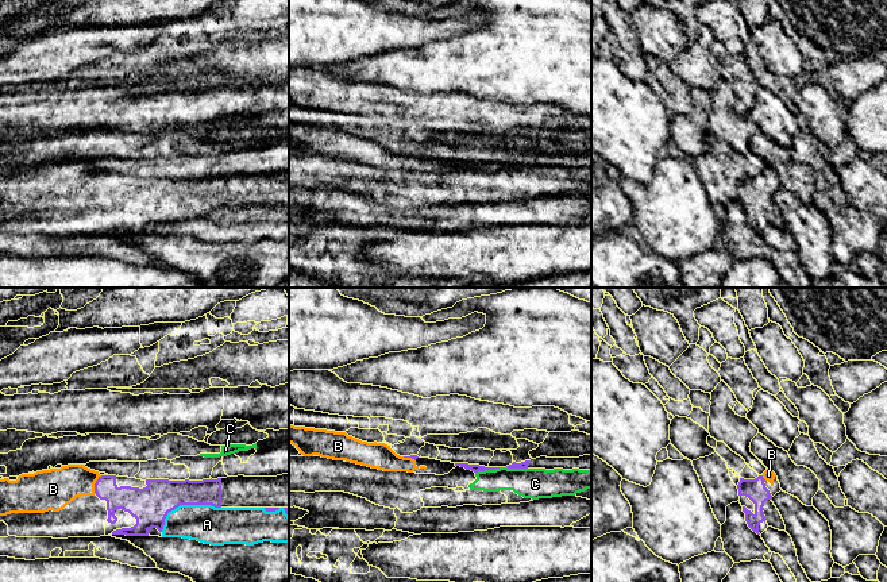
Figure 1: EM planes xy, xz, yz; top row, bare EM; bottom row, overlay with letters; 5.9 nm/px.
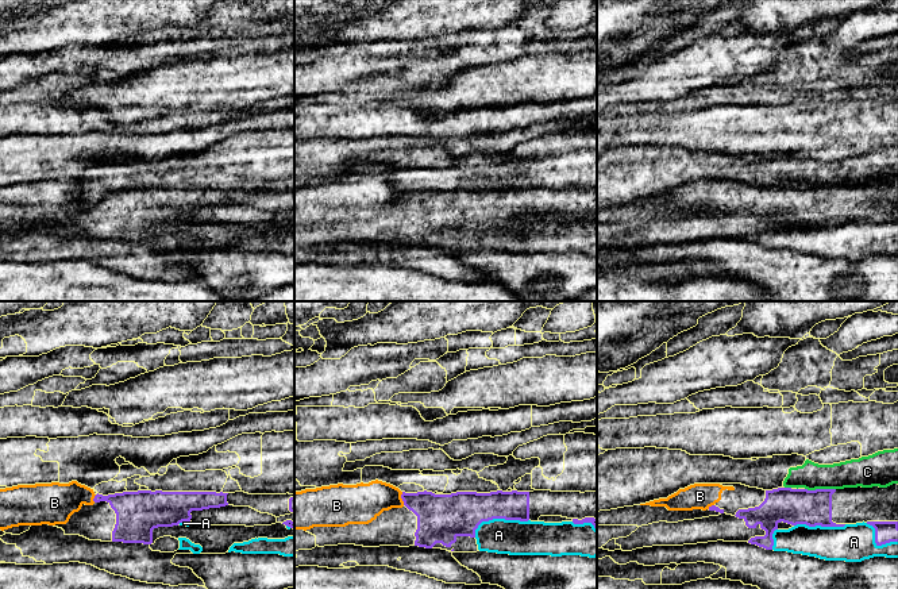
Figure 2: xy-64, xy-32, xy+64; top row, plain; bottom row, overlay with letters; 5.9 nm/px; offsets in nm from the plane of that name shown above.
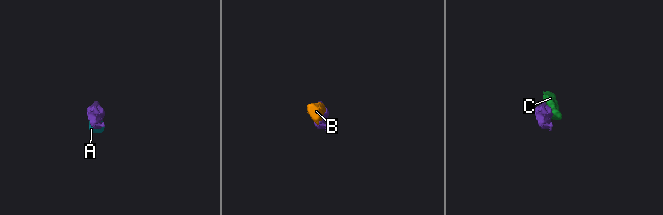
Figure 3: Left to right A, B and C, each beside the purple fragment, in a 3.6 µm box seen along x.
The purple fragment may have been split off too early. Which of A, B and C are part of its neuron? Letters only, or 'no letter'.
A, B

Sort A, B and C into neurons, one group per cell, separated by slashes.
A B / C

